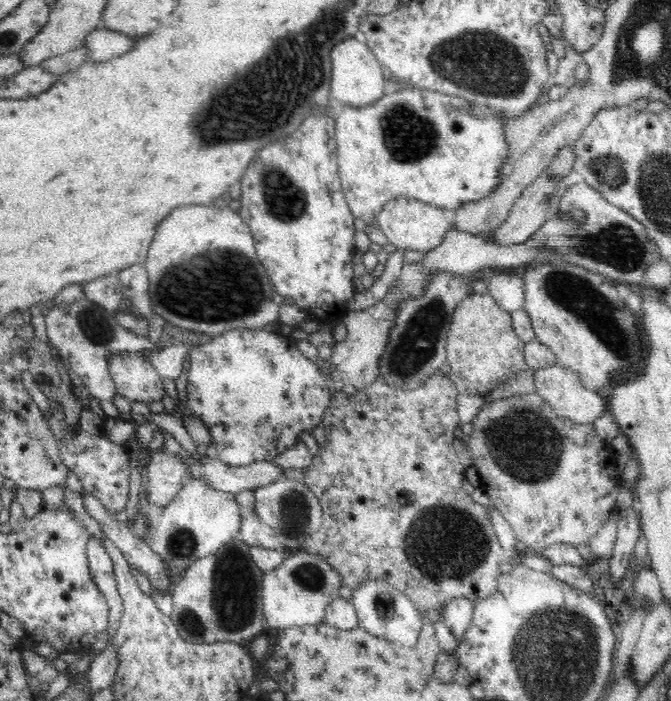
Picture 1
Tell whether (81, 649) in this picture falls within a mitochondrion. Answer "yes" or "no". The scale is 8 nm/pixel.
no

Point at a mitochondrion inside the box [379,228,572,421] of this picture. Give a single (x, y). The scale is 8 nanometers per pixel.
(417, 345)

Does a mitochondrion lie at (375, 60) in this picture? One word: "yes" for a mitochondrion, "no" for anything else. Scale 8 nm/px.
no

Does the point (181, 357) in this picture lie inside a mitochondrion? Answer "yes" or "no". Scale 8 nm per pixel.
no

